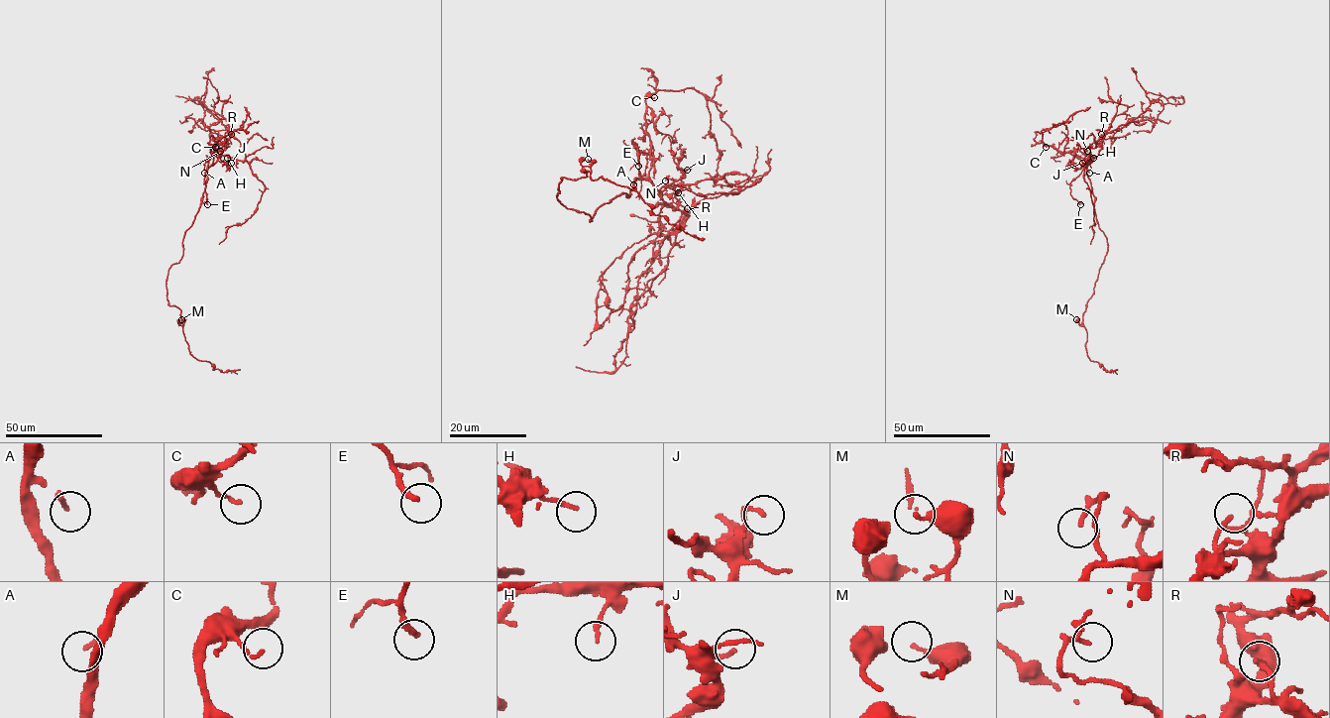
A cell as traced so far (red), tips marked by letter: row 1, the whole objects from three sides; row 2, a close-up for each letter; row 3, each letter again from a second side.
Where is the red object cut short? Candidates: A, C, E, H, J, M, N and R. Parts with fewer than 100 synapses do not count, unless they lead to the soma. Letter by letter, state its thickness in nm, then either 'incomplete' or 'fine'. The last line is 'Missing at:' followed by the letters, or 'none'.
A: calibre 180 nm; incomplete
C: calibre 130 nm; fine
E: calibre 200 nm; fine
H: calibre 160 nm; fine
J: calibre 150 nm; fine
M: calibre 190 nm; fine
N: calibre 140 nm; fine
R: calibre 150 nm; fine
Missing at: A

